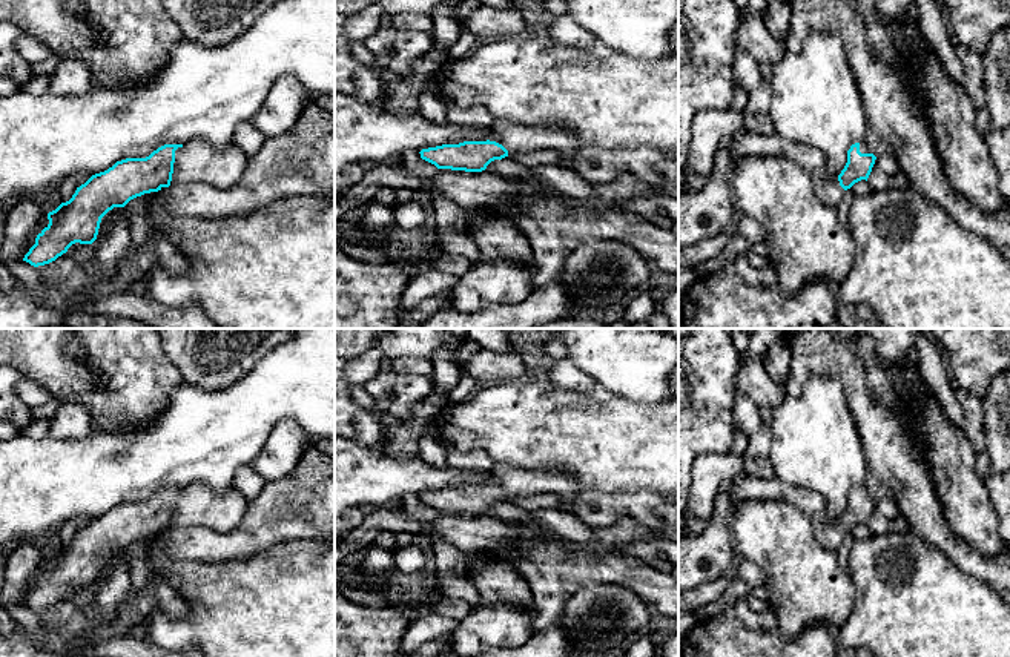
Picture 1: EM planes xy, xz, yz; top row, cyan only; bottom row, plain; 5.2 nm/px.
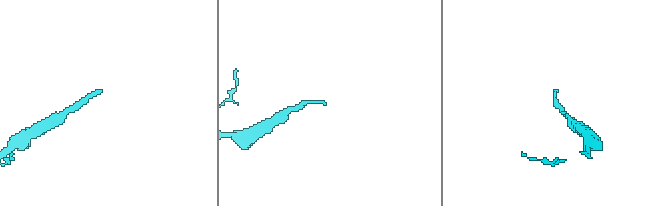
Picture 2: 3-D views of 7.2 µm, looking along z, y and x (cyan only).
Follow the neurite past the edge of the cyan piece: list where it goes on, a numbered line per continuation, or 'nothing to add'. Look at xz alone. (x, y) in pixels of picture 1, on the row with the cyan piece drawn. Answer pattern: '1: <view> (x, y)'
1: xz (521, 141)

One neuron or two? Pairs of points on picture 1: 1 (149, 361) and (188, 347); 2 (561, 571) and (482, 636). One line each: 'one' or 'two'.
1: two
2: two

